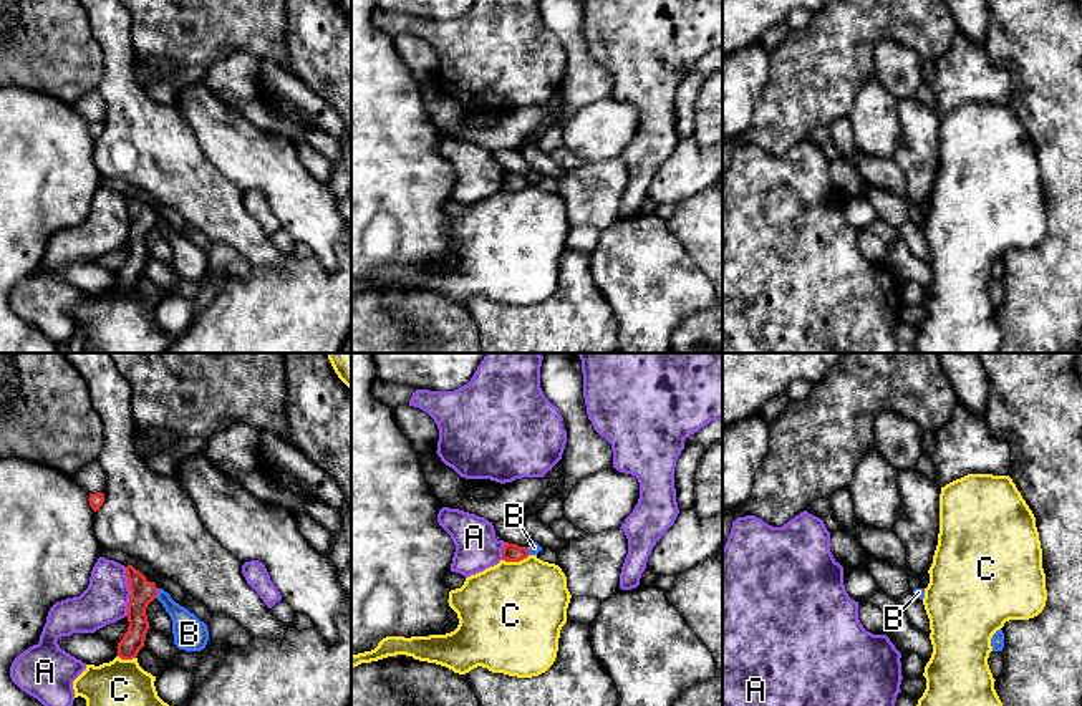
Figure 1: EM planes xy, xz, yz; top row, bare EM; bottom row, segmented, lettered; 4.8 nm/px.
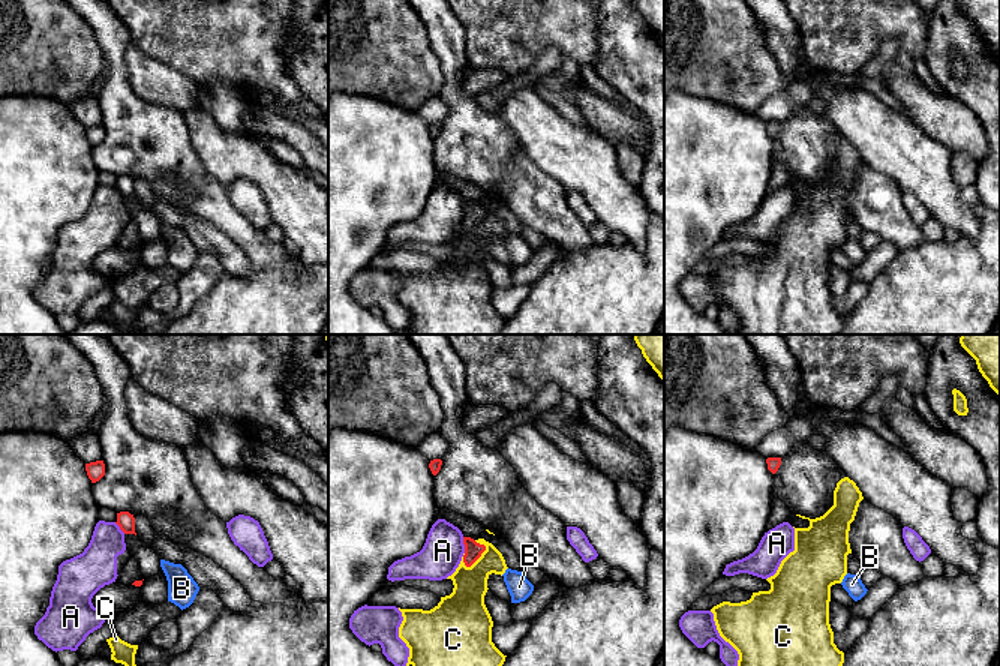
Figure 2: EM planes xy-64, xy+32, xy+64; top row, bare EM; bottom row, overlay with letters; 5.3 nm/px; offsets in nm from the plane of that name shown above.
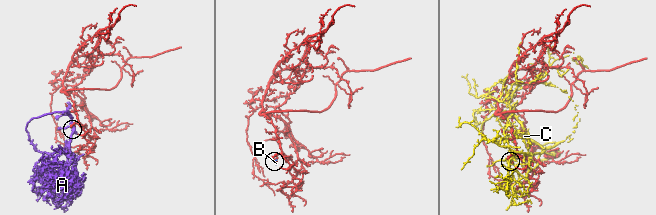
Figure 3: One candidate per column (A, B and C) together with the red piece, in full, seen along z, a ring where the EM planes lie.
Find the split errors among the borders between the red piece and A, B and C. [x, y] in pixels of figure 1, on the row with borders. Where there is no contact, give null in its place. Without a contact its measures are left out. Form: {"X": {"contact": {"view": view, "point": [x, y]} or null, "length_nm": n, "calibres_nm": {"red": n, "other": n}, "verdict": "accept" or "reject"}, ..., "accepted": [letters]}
{"A": {"contact": {"view": "xy", "point": [131, 592]}, "length_nm": 240, "calibres_nm": {"red": 120, "other": 220}, "verdict": "reject"}, "B": {"contact": {"view": "xy", "point": [156, 594]}, "length_nm": 50, "calibres_nm": {"red": 120, "other": 160}, "verdict": "reject"}, "C": {"contact": {"view": "xz", "point": [516, 560]}, "length_nm": 140, "calibres_nm": {"red": 90, "other": 480}, "verdict": "reject"}, "accepted": []}

